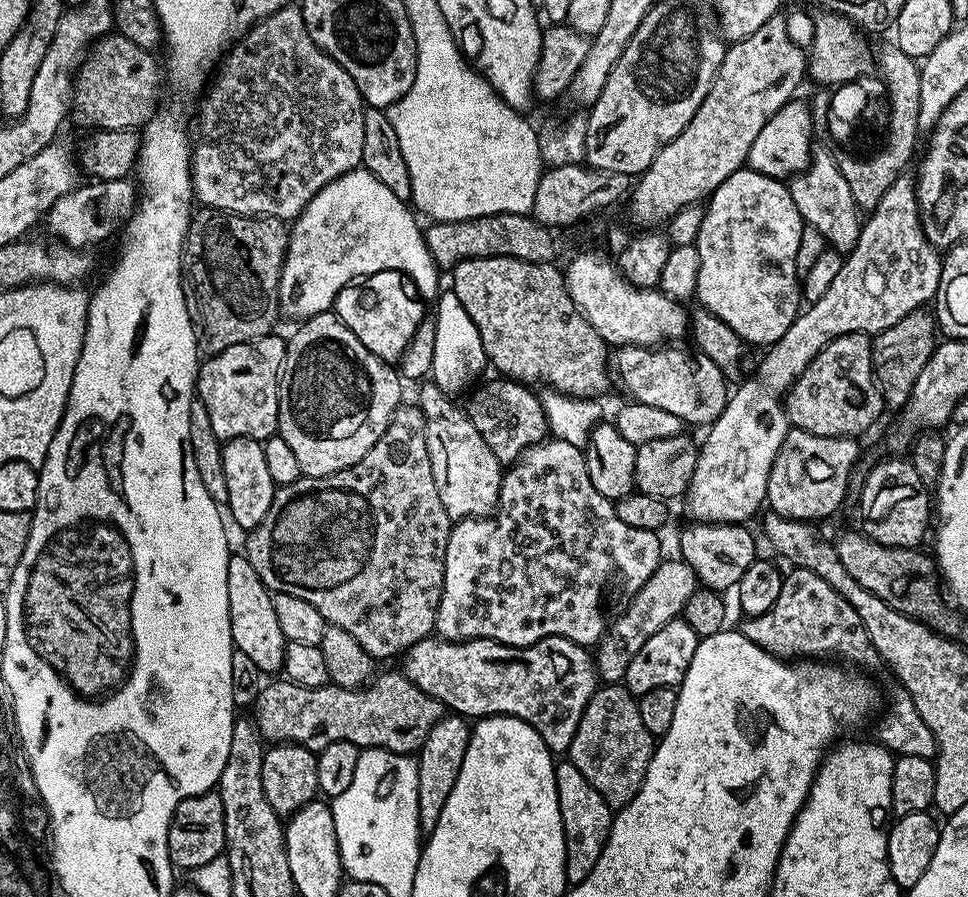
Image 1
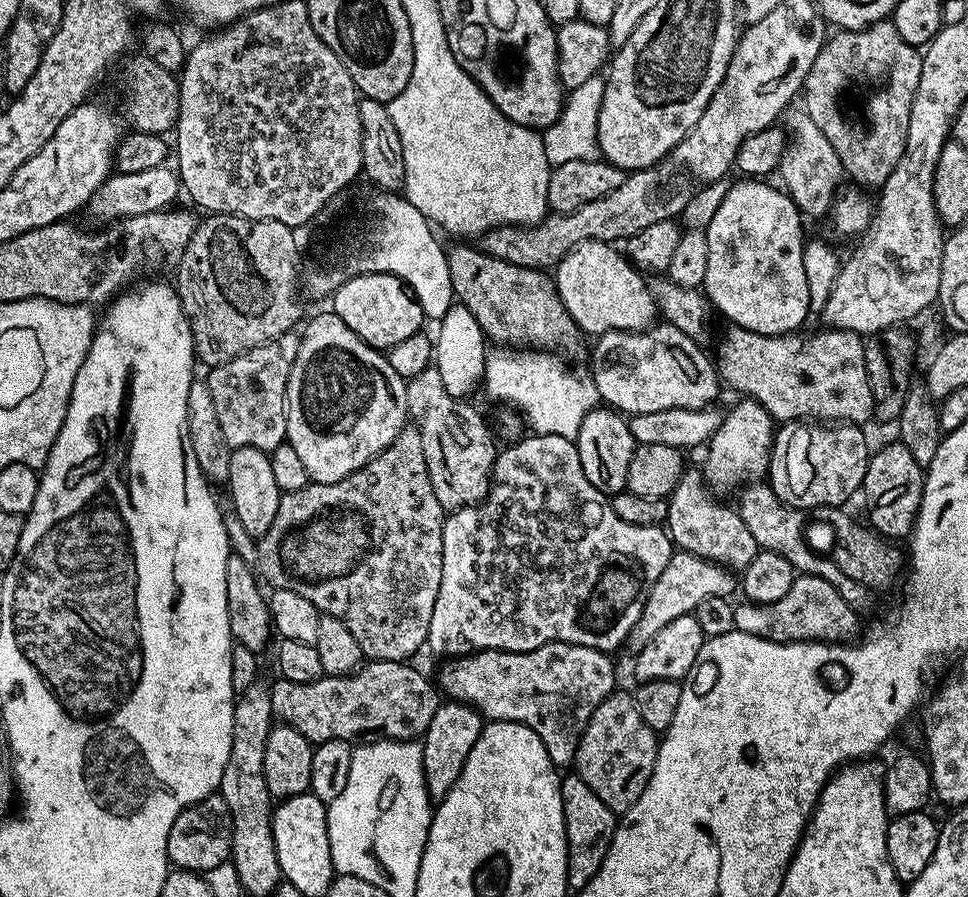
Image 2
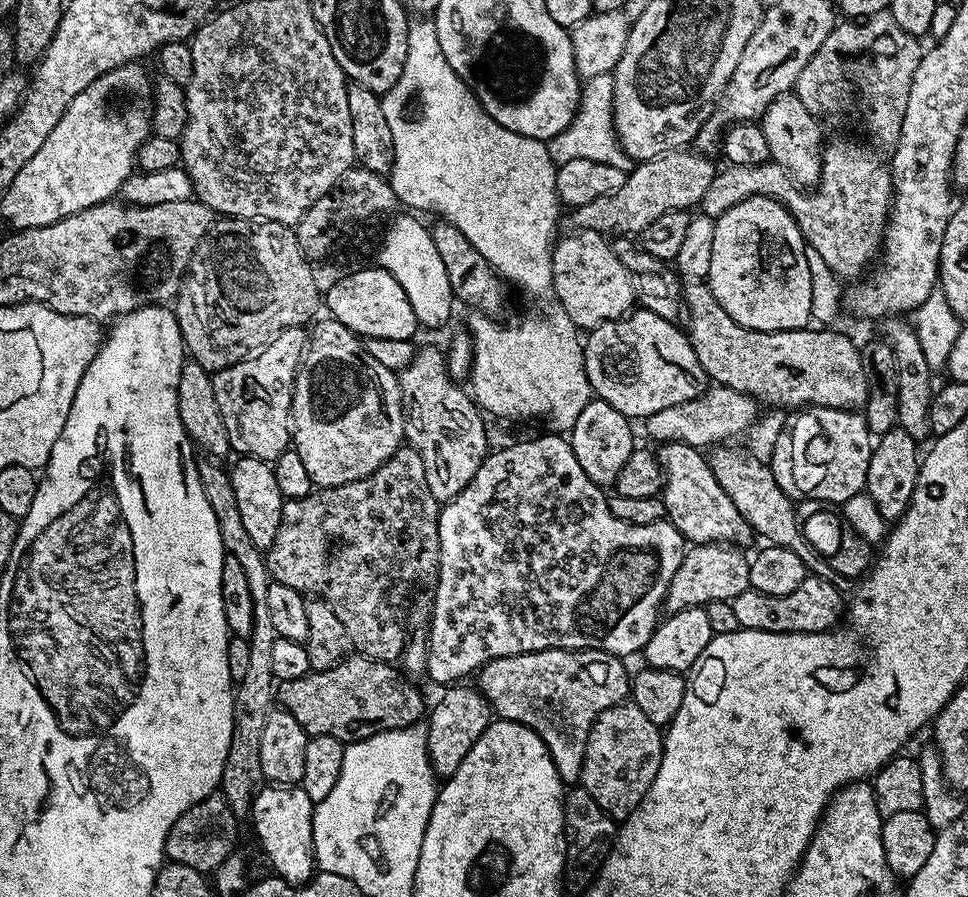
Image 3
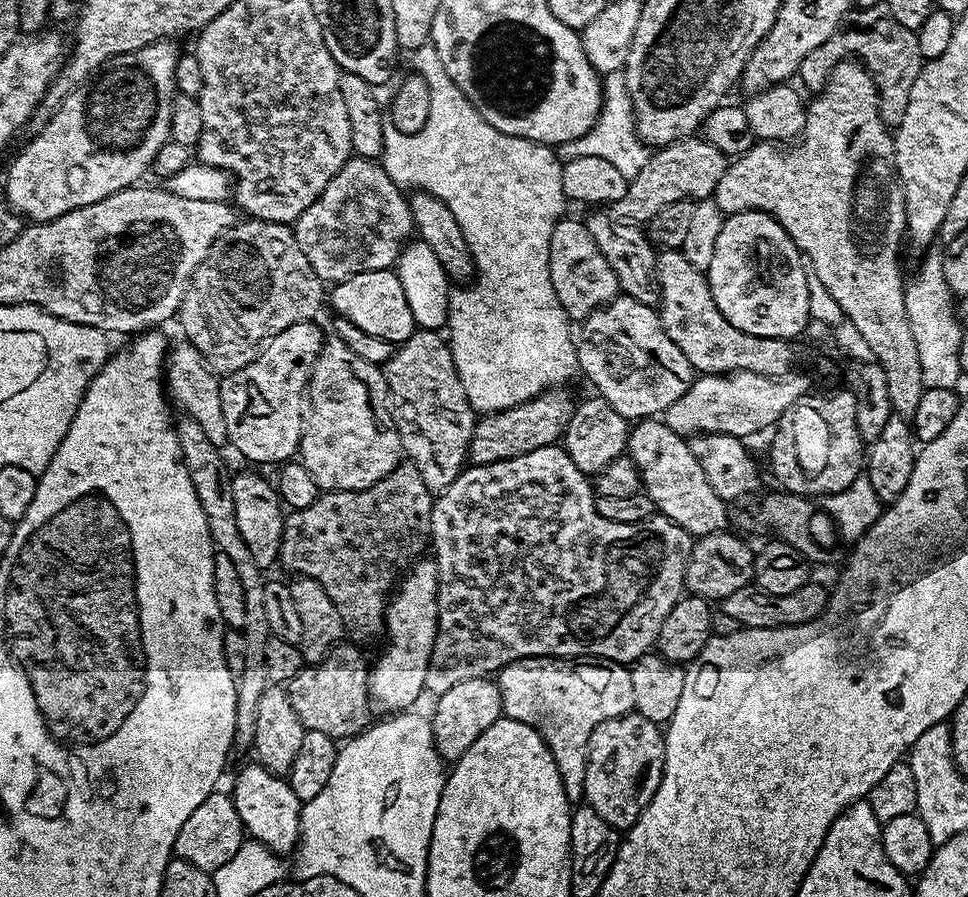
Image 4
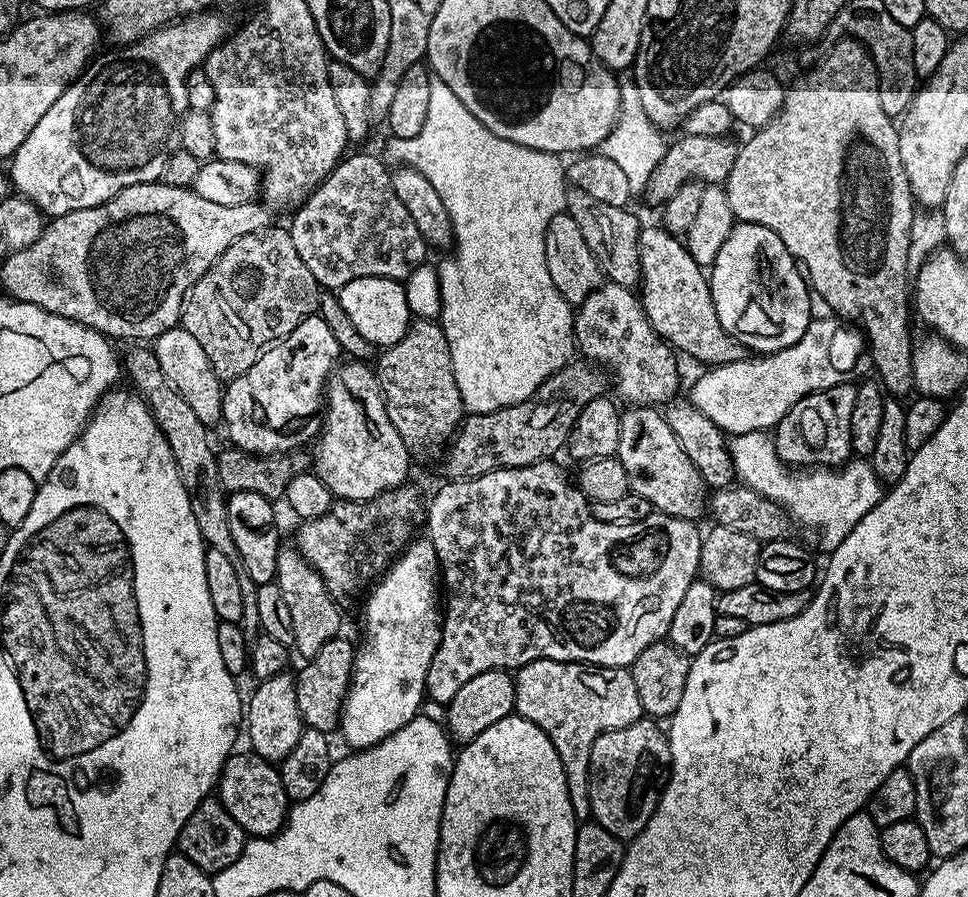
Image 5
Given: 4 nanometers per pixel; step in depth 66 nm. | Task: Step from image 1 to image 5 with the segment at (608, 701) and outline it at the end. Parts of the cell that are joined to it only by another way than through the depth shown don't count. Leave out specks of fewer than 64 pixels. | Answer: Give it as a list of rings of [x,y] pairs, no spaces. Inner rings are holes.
[[[641,718],[625,728],[604,732],[590,750],[591,819],[622,842],[631,842],[650,822],[668,783],[672,755],[667,735],[656,724]]]

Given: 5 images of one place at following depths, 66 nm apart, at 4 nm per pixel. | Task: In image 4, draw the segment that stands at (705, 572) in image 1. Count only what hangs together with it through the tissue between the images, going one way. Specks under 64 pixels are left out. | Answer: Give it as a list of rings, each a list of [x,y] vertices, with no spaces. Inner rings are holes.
[[[645,418],[633,423],[628,434],[626,452],[640,473],[643,491],[647,492],[649,498],[656,504],[659,515],[672,520],[678,526],[682,526],[682,530],[686,530],[693,538],[722,532],[729,527],[729,505],[714,490],[714,486],[710,486],[710,481],[707,480],[702,466],[698,466],[698,458],[694,458],[694,450],[690,450],[688,440],[678,435],[674,430],[670,430],[664,424],[663,419]]]

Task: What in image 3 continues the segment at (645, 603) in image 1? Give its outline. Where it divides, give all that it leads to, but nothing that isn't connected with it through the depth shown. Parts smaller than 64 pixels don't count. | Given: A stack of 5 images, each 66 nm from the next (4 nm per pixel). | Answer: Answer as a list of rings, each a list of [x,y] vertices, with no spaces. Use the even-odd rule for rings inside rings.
[[[694,544],[685,551],[678,570],[674,570],[674,578],[670,578],[668,592],[664,596],[663,607],[669,613],[680,612],[683,608],[699,608],[710,602],[719,600],[732,601],[742,594],[750,582],[750,570],[748,569],[749,557],[743,556],[741,549],[727,544]]]

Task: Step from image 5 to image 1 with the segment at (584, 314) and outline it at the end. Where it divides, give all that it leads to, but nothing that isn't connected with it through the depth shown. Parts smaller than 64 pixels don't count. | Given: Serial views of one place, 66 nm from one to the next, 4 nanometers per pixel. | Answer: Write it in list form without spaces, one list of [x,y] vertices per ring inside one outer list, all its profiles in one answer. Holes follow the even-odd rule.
[[[626,344],[620,347],[617,347],[615,351],[611,353],[610,356],[610,372],[614,377],[615,383],[616,380],[618,383],[624,387],[624,392],[628,395],[628,398],[631,398],[637,404],[645,404],[646,406],[658,406],[658,410],[666,410],[669,414],[678,414],[678,418],[683,420],[685,425],[692,426],[692,424],[704,424],[703,426],[710,426],[714,423],[719,416],[722,414],[722,410],[726,406],[726,402],[728,401],[730,395],[730,384],[729,381],[725,379],[725,376],[710,360],[710,358],[706,357],[697,350],[690,350],[687,352],[686,349],[680,348],[684,346],[657,346],[655,348],[639,348],[638,346],[634,346],[633,344]]]

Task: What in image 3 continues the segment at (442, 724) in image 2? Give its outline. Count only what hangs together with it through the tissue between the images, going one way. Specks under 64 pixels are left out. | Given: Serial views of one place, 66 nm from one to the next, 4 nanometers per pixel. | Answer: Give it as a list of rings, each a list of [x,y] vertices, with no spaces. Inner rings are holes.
[[[452,686],[448,692],[436,705],[431,705],[427,713],[426,731],[428,734],[428,757],[432,763],[432,770],[437,777],[447,778],[462,766],[462,758],[470,754],[474,742],[482,738],[482,734],[487,730],[488,725],[494,719],[492,707],[488,704],[488,699],[475,687],[460,688],[464,686]]]

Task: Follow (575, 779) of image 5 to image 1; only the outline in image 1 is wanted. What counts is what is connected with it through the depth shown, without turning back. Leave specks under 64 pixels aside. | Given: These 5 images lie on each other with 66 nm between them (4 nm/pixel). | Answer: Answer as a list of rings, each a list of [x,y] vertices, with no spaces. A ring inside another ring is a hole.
[[[547,636],[525,648],[515,648],[493,640],[445,640],[429,638],[419,640],[403,657],[404,675],[411,678],[426,694],[430,694],[445,709],[465,718],[485,716],[517,716],[522,718],[546,742],[553,754],[567,753],[574,742],[574,730],[598,687],[596,662],[593,653],[583,644],[575,644],[561,636]]]

